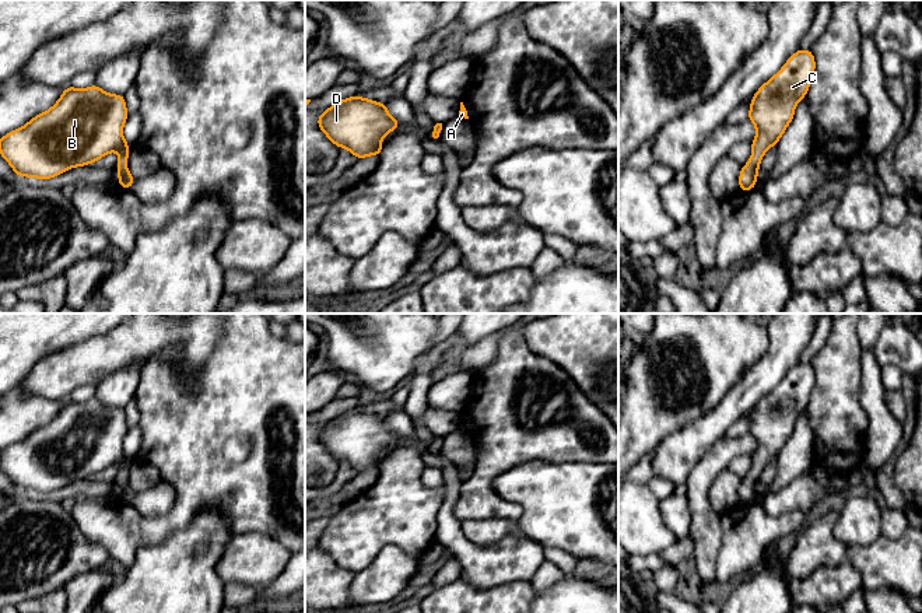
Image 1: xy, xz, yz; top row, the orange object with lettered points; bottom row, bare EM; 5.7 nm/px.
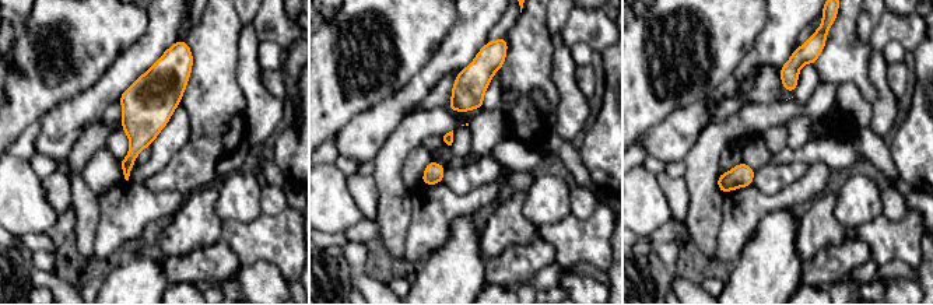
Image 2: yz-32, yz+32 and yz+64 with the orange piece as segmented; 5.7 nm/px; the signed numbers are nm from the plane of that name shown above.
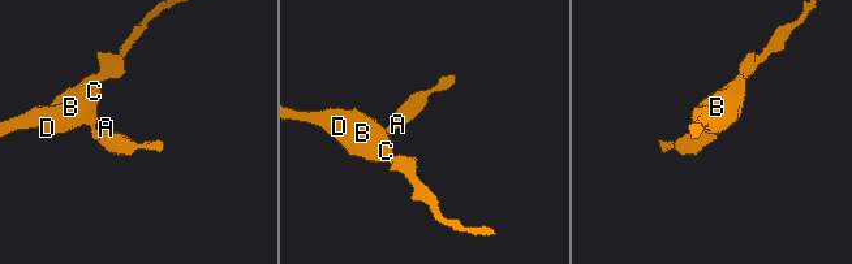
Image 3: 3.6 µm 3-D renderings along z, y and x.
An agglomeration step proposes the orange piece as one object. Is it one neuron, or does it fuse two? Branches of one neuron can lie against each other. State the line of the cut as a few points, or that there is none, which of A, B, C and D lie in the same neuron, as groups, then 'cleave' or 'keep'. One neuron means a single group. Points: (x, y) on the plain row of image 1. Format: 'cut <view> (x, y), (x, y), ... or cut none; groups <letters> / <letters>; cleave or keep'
cut none; groups A B C D; keep

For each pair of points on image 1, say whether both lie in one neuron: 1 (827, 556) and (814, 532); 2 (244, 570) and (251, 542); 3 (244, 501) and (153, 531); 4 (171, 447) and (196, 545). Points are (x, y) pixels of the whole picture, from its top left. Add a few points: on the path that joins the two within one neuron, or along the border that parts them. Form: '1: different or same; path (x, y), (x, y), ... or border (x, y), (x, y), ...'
1: same; path (823, 550), (816, 543), (816, 538)
2: same; path (251, 563), (251, 549)
3: same; path (228, 484), (209, 484), (178, 515)
4: different; border (223, 514), (206, 507), (162, 540)

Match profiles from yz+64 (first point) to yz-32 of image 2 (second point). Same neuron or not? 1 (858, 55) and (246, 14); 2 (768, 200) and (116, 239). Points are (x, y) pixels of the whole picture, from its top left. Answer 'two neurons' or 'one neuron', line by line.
1: two neurons
2: one neuron

